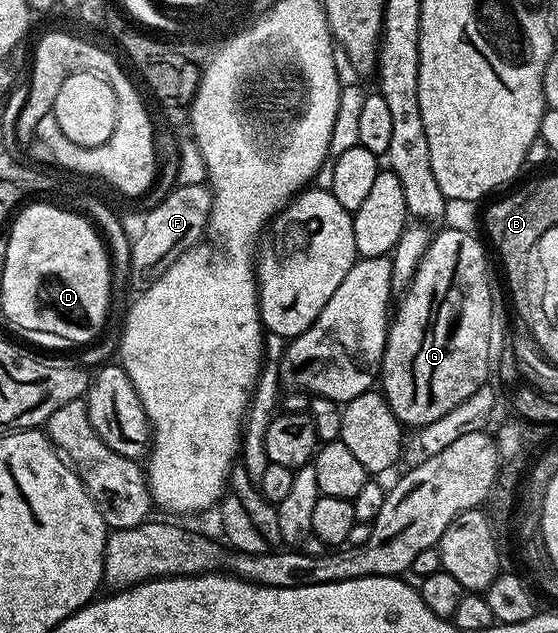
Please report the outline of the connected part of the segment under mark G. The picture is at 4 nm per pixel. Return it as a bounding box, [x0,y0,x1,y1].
[378,227,494,429]

